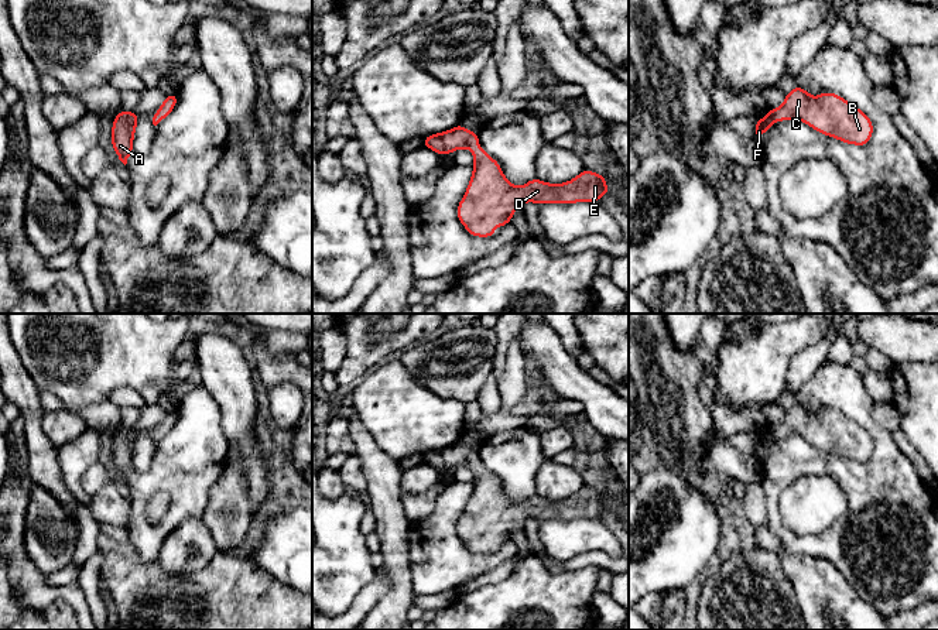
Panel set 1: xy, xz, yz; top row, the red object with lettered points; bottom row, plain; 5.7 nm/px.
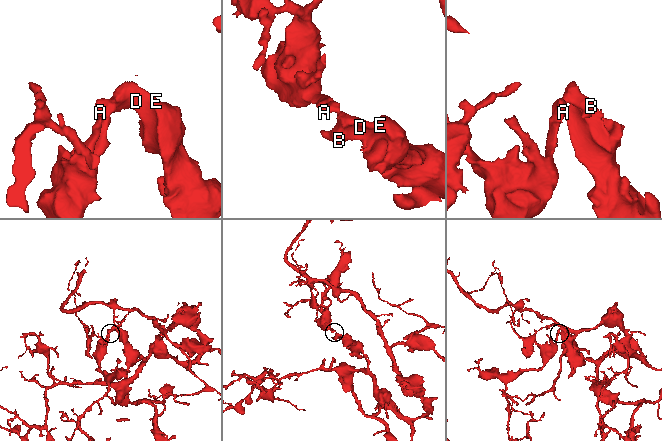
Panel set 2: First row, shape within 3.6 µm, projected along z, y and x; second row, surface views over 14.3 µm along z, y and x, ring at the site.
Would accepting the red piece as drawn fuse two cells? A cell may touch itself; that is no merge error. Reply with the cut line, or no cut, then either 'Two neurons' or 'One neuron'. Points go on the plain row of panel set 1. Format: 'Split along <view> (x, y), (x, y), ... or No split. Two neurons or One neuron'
No split. One neuron

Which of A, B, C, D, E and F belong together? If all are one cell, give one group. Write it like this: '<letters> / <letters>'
A B C D E F

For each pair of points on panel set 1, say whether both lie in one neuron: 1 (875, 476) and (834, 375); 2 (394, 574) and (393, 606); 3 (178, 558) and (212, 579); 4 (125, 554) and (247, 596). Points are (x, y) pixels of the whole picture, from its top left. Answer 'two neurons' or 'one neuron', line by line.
1: one neuron
2: one neuron
3: two neurons
4: one neuron

